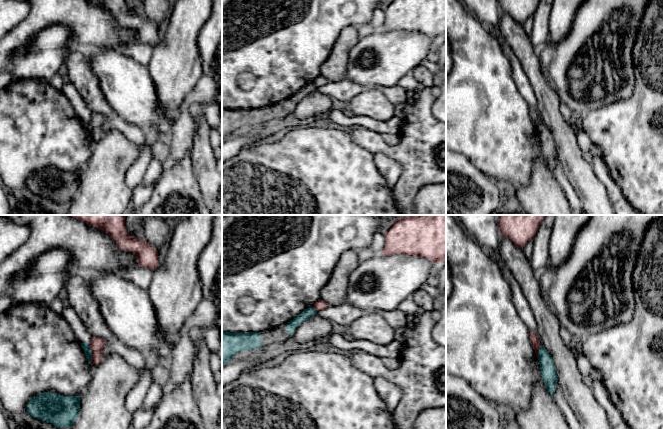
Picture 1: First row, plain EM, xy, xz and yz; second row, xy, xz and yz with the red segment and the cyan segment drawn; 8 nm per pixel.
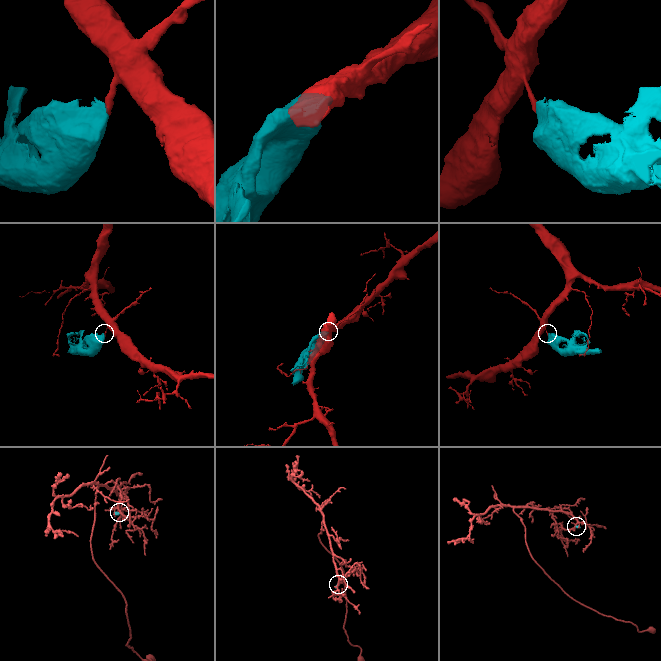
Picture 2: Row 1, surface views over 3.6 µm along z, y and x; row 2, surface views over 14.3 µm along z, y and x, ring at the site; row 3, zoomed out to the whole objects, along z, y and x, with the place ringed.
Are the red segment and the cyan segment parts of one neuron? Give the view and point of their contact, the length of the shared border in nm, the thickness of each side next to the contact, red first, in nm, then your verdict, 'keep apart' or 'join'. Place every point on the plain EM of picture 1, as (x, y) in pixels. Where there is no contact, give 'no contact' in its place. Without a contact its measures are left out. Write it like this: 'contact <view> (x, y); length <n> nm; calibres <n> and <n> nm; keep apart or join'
contact xy (92, 131); length 150 nm; calibres 120 and 60 nm; keep apart

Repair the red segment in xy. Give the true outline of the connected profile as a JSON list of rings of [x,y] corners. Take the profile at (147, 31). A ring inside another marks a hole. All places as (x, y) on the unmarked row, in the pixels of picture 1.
[[[87,0],[101,4],[108,9],[120,26],[132,28],[137,31],[138,41],[150,45],[152,48],[157,44],[158,27],[144,15],[138,15],[127,8],[125,0]]]

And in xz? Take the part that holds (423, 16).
[[[394,0],[385,10],[384,32],[424,33],[436,40],[446,36],[446,0]]]

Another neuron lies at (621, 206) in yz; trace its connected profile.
[[[602,156],[593,157],[591,165],[595,175],[607,189],[607,193],[614,208],[615,215],[642,215],[631,206],[631,204],[623,195],[620,187],[612,179]]]

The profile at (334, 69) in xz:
[[[348,26],[344,28],[337,38],[329,57],[320,67],[320,75],[329,82],[339,82],[345,79],[349,53],[359,40],[358,27]]]

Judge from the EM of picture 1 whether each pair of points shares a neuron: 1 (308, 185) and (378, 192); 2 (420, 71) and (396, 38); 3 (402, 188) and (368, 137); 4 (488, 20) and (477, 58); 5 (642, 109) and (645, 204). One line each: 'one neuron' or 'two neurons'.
1: one neuron
2: two neurons
3: one neuron
4: two neurons
5: one neuron

